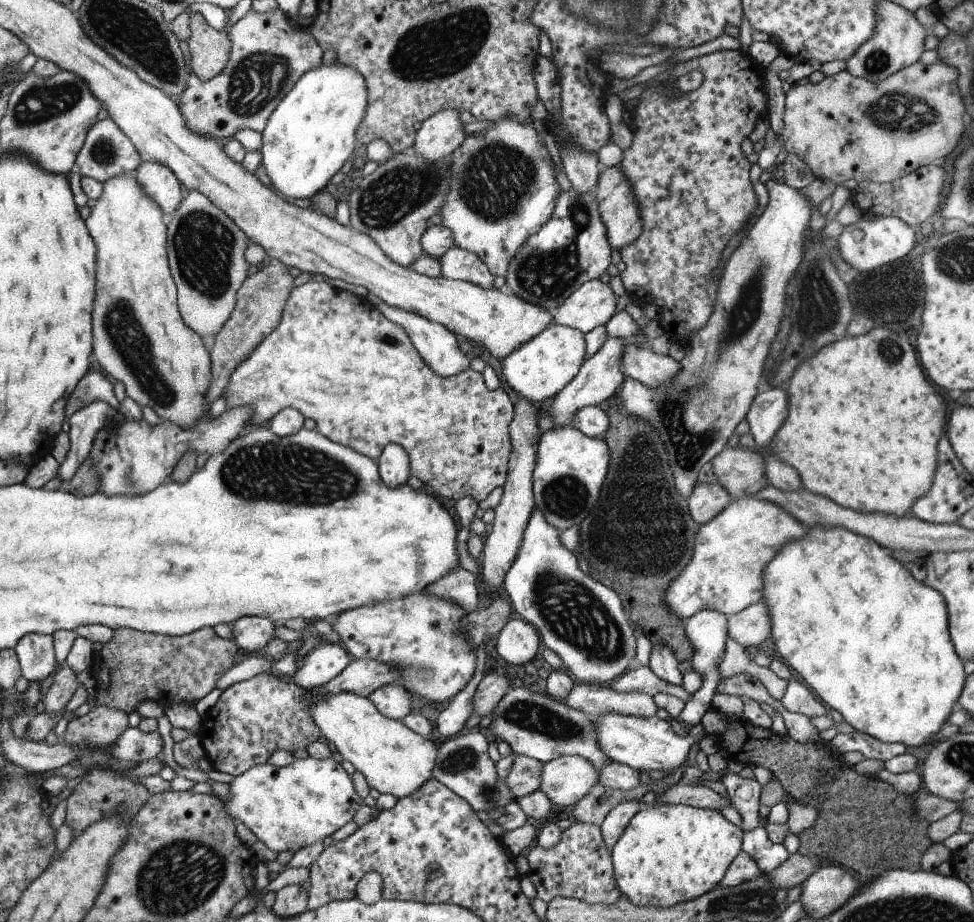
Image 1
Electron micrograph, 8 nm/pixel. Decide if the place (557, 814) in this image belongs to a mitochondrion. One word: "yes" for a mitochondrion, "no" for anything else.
no

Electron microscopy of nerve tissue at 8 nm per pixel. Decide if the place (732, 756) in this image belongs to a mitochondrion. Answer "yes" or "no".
no

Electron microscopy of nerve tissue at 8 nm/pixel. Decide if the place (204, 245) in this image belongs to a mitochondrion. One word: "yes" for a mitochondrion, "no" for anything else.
yes

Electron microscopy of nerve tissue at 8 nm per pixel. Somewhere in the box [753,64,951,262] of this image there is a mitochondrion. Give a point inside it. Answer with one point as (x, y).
(901, 112)

